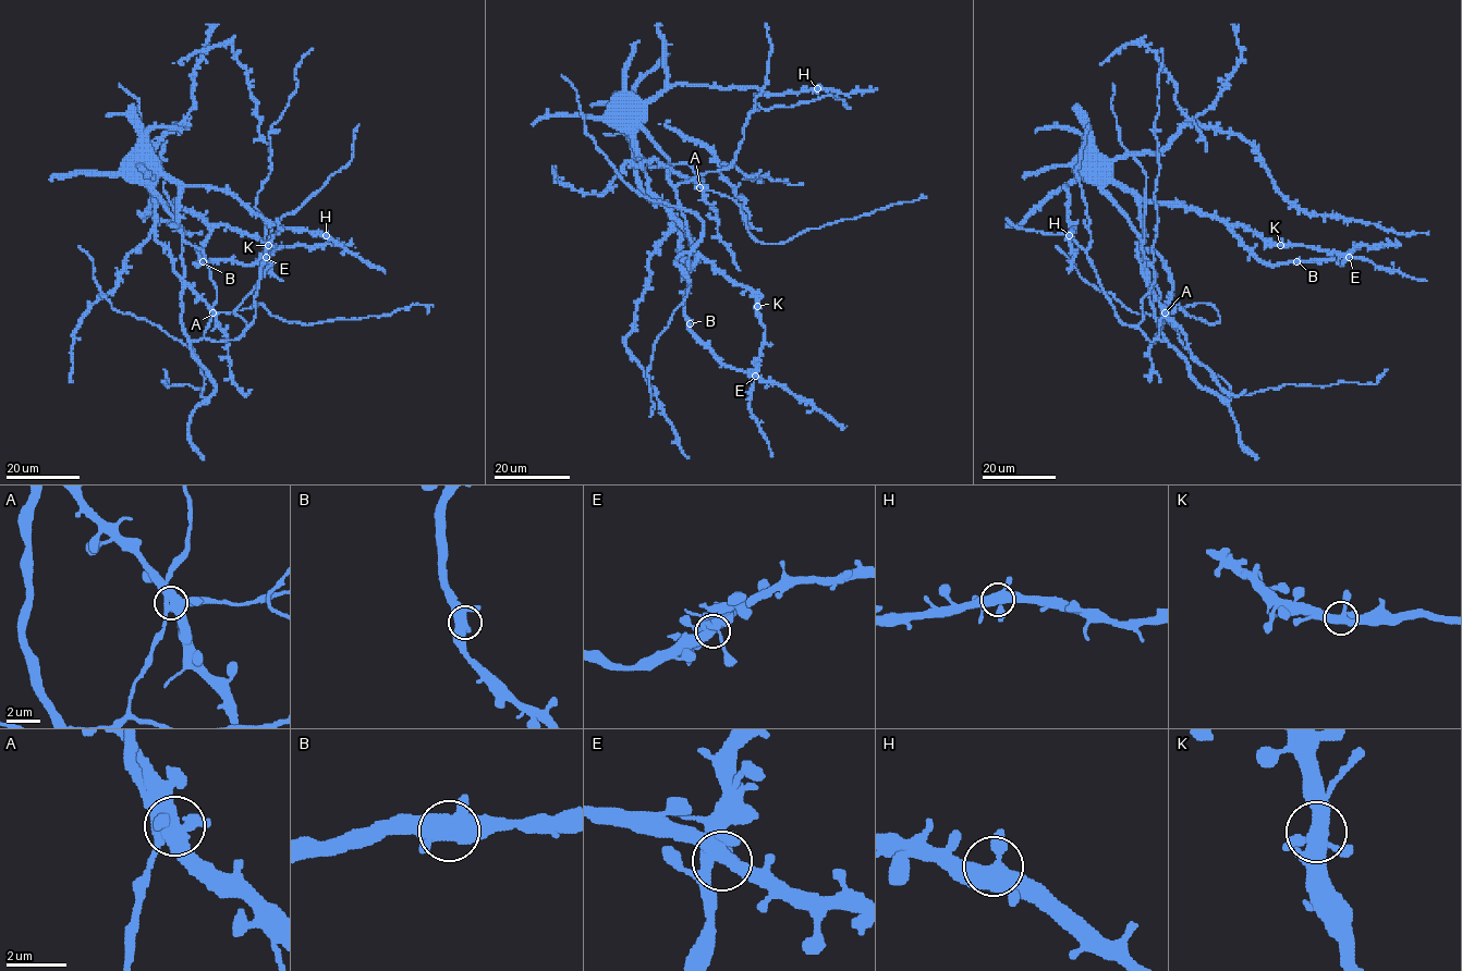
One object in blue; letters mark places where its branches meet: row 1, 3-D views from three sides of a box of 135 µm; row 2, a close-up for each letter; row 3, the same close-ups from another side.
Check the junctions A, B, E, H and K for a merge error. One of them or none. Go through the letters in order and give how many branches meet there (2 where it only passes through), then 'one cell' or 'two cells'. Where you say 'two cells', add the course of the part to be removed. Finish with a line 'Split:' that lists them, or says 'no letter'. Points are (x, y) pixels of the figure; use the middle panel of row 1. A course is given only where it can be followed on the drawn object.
A: 5 | one cell
B: 4 | one cell
E: 5 | one cell
H: 5 | one cell
K: 4 | one cell
Split: no letter

